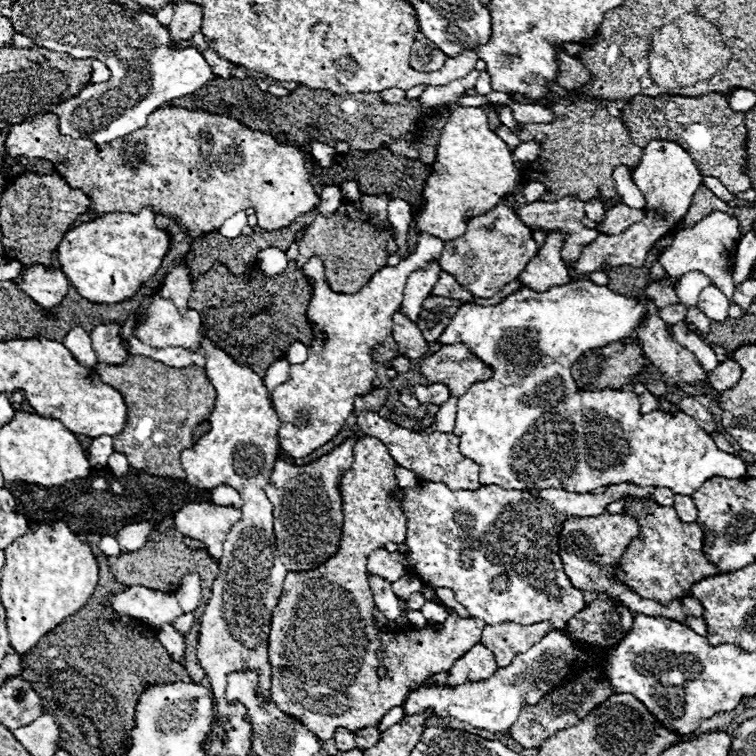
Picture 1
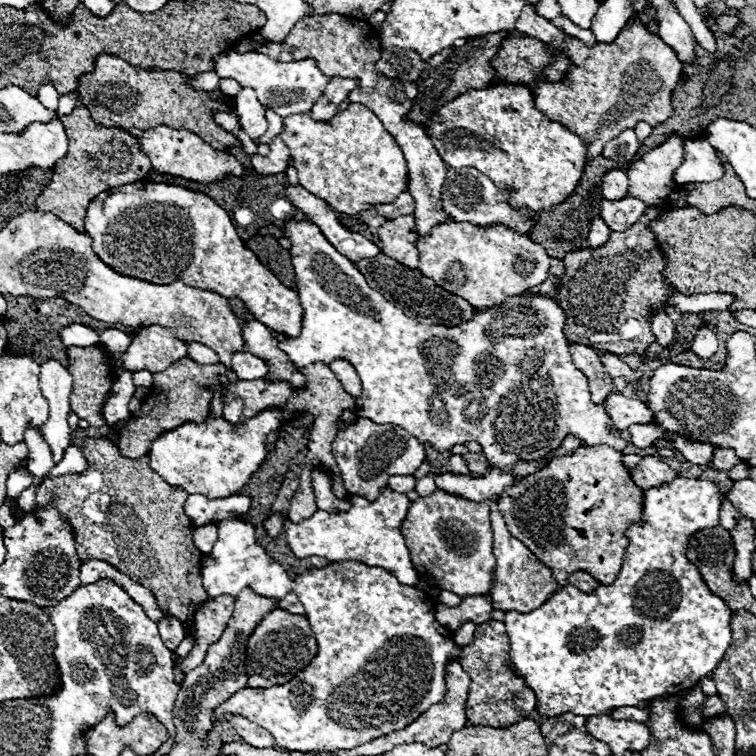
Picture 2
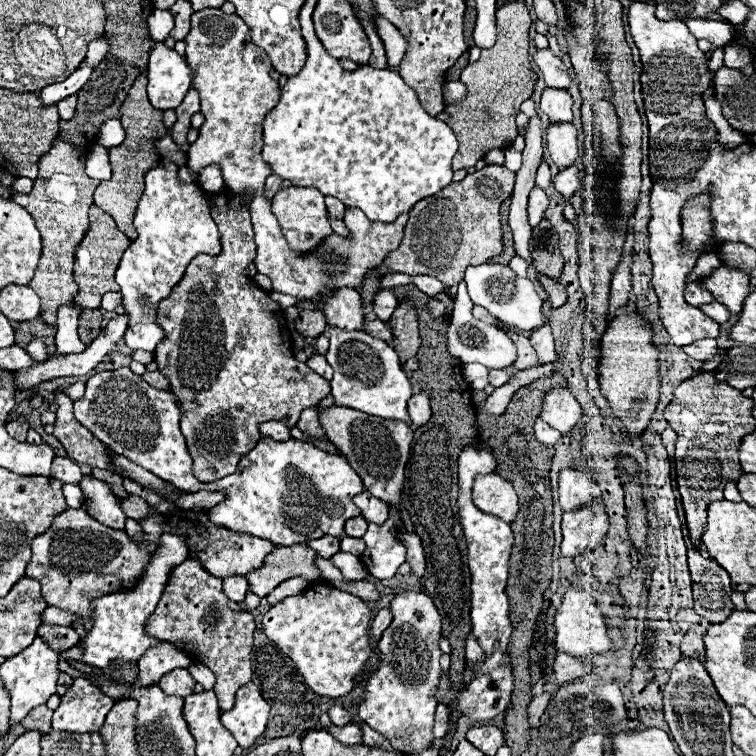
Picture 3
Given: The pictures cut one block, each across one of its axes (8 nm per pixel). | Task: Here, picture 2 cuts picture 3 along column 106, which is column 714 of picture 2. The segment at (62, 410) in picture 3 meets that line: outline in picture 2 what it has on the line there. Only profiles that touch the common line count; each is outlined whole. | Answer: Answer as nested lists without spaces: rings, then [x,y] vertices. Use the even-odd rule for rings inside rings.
[[[714,448],[714,458],[712,458],[712,462],[710,462],[710,468],[714,468],[714,470],[718,470],[718,472],[728,472],[728,470],[732,470],[736,464],[740,464],[740,460],[738,460],[738,456],[734,454],[734,450],[730,450],[730,448]]]

